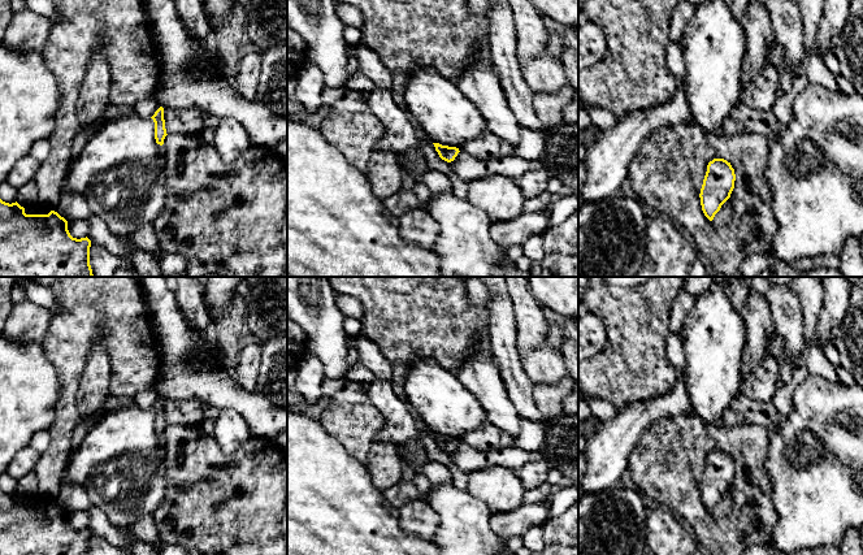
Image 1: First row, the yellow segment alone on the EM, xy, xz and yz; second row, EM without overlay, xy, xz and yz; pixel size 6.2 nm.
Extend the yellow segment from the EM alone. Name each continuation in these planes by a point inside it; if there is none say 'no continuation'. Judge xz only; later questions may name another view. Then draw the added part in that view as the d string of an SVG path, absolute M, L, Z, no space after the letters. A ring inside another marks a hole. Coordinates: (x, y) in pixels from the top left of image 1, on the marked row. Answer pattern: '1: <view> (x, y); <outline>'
no continuation

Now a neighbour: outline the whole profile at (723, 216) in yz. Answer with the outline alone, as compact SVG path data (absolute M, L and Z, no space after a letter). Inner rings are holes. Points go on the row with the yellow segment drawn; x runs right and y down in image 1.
M730 198L721 205L720 211L715 214L712 224L715 227L721 227L730 221L732 217L732 204Z

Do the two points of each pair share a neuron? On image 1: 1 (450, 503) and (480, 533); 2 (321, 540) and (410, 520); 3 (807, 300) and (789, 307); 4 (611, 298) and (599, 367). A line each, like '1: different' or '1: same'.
1: same
2: different
3: different
4: same

